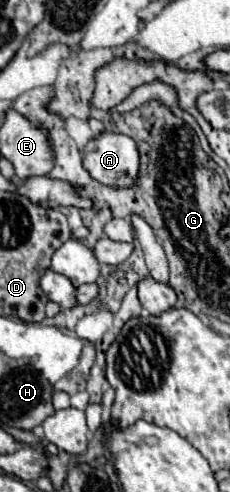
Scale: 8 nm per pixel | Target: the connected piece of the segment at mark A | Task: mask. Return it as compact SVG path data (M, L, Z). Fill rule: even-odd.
M103 131L93 137L81 151L83 167L89 175L113 187L129 187L139 171L139 151L131 137Z

